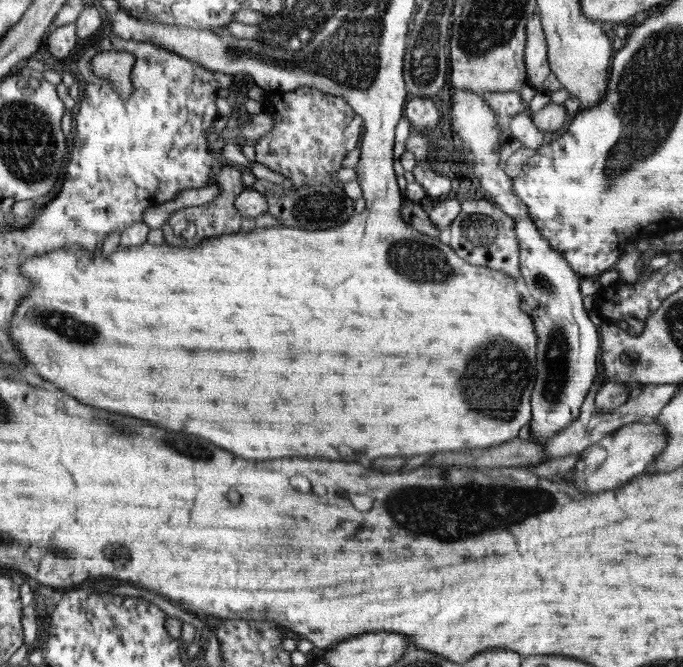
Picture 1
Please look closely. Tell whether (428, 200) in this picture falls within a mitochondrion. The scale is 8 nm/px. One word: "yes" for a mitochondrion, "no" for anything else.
no

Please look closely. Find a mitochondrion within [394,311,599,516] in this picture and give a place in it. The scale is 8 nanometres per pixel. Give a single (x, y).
(486, 382)

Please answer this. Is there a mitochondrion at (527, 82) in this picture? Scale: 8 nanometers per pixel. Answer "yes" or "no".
no

